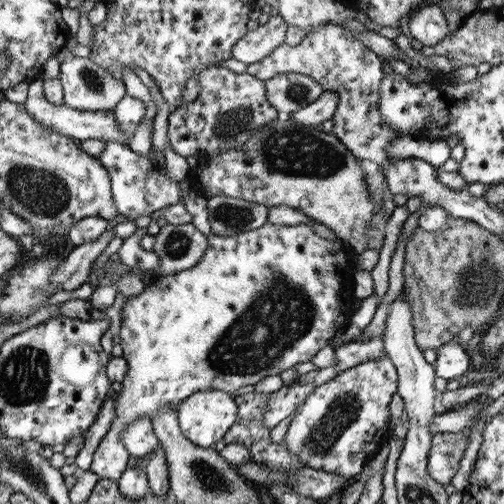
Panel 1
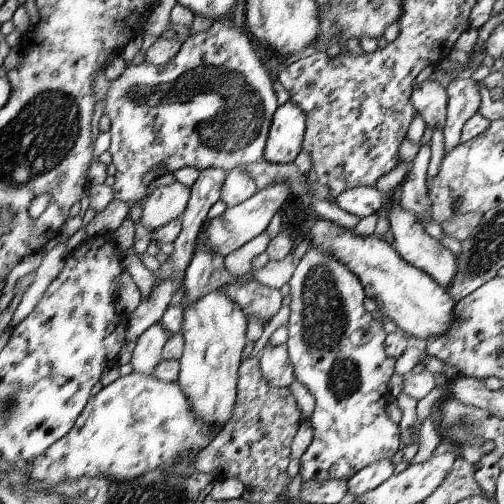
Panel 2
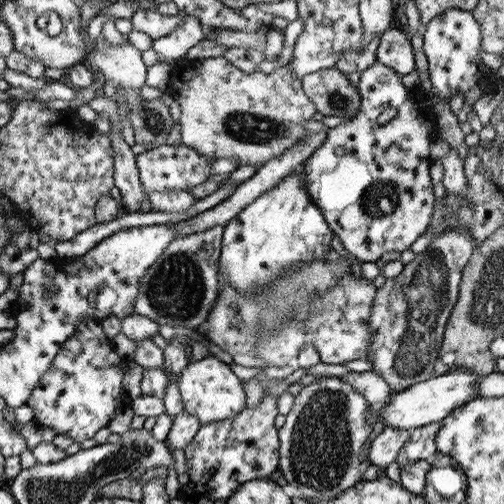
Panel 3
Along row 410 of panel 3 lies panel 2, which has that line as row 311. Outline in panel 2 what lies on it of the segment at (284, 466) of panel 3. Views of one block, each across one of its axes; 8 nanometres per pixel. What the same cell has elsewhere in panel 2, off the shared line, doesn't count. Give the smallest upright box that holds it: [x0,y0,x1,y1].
[287,248,401,484]

